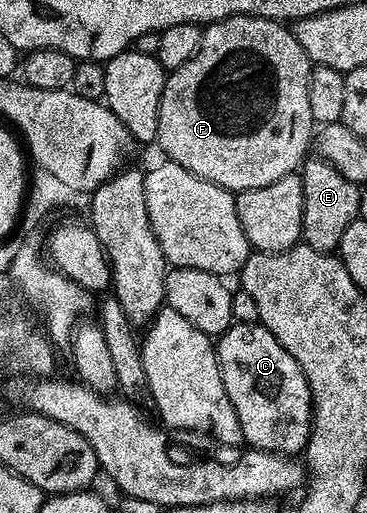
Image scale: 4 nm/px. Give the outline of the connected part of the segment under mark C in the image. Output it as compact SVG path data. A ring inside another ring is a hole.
M232 323L224 333L218 334L217 356L221 379L225 383L229 403L233 403L233 411L237 411L244 442L250 448L260 449L266 453L302 454L307 448L307 440L311 434L311 392L297 359L293 359L293 355L289 355L289 351L285 351L285 347L277 343L274 335L258 323Z

